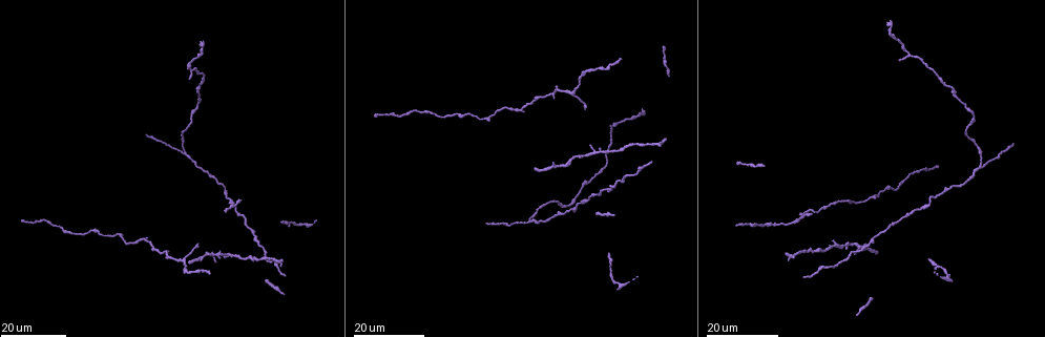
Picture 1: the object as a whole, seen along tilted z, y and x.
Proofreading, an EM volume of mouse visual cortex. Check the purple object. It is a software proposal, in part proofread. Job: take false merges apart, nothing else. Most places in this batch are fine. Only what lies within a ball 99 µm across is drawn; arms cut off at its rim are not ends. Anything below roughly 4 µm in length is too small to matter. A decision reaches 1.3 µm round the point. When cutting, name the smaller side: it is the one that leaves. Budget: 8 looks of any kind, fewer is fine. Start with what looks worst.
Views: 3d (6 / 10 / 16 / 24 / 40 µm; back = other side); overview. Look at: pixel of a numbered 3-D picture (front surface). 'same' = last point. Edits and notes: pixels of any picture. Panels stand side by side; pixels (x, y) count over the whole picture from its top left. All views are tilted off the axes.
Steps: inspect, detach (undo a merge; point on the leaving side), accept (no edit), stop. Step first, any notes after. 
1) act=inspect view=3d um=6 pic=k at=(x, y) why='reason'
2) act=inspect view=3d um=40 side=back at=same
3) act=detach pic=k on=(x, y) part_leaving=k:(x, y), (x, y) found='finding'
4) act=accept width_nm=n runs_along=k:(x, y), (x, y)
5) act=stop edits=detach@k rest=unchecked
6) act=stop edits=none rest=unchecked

act=inspect view=3d um=16 pic=1 at=(530, 223) why='three-way junction'

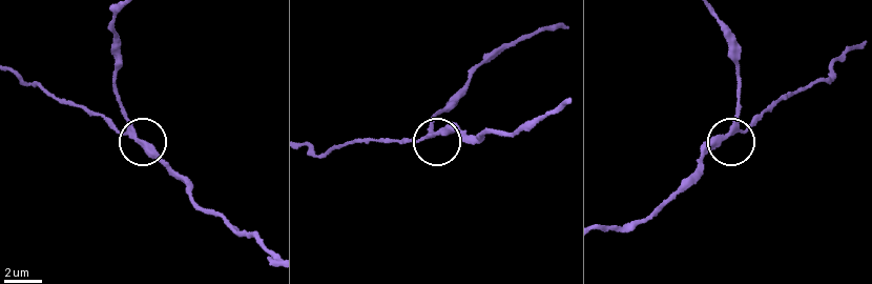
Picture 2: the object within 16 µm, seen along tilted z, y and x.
act=inspect view=3d um=10 pic=2 at=(739, 131)

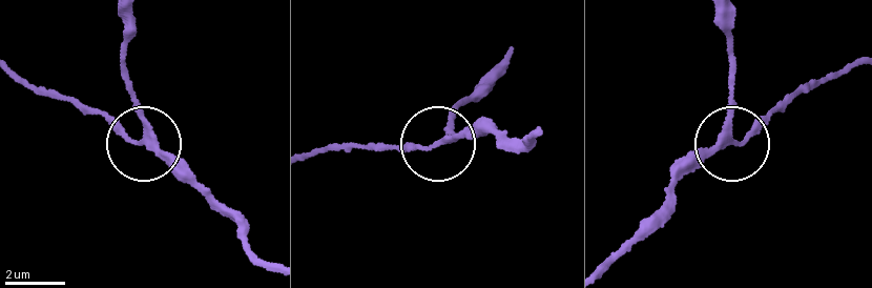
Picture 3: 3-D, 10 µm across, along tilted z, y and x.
act=accept runs_along=3:(273, 269), (253, 263), (236, 227), (169, 162), (77, 108) found='all the same neuron'

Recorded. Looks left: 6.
act=inspect view=3d um=16 pic=1 at=(182, 260)

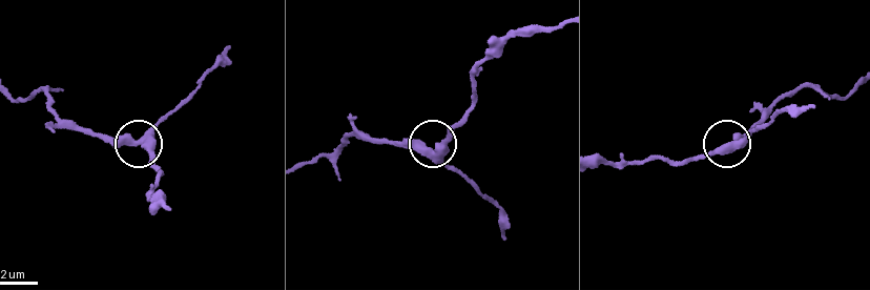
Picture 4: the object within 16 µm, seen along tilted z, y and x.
act=inspect view=3d um=6 pic=4 at=(433, 152) why='closer look'

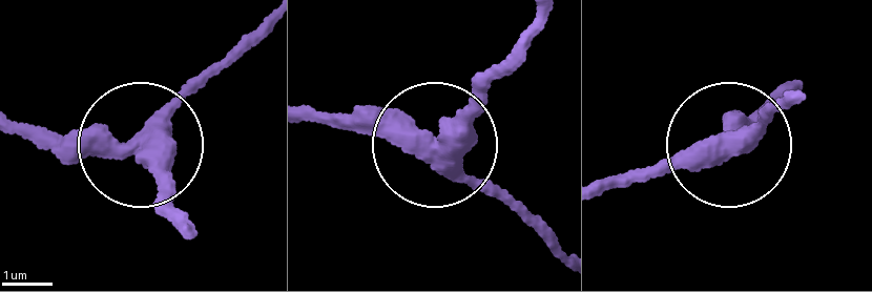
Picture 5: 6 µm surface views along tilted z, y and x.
act=accept found='one neuron here'

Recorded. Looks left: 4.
act=inspect view=3d um=16 pic=1 at=(847, 199) why='thick turns thin'

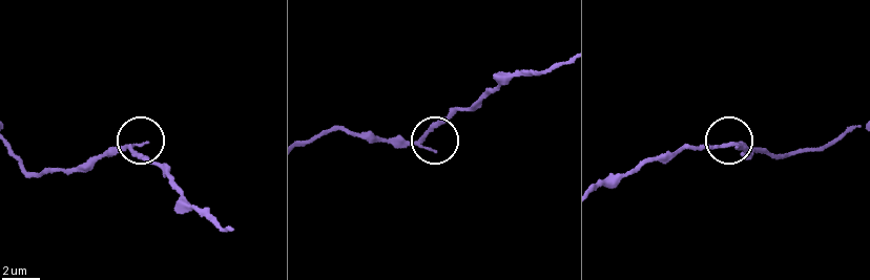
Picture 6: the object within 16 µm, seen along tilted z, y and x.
act=inspect view=3d um=10 pic=6 at=(418, 141)

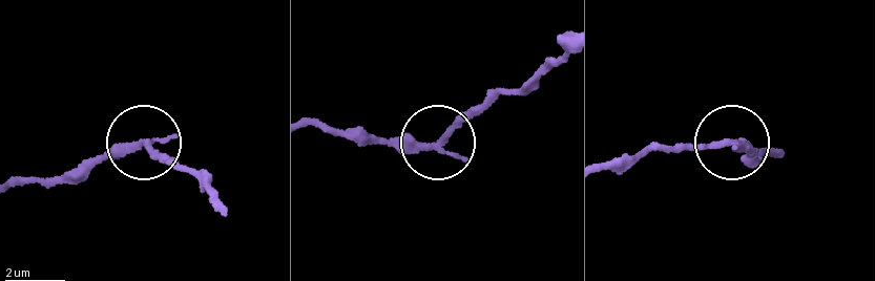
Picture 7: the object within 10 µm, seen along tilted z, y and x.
act=accept runs_along=7:(210, 200), (190, 175), (138, 141), (110, 151), (85, 173) found='one neuron here'

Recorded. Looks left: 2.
act=inspect view=3d um=16 pic=1 at=(226, 254) why='branch point'

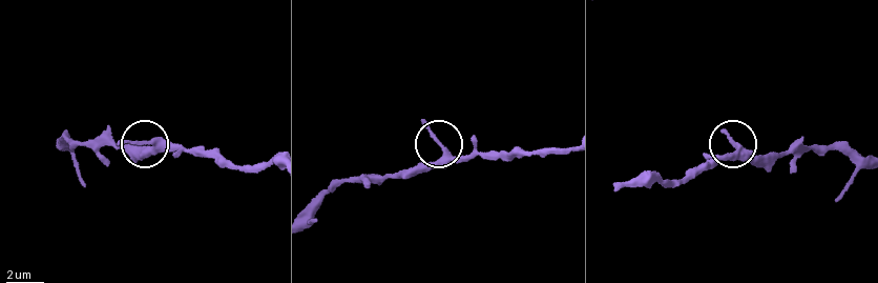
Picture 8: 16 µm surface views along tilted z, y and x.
act=inspect view=3d um=6 pic=8 at=(155, 142)

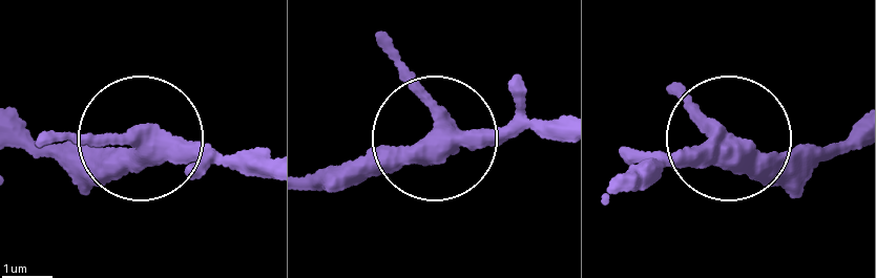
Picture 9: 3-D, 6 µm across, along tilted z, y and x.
act=accept side_arm_um=21 runs_along=9:(556, 125), (442, 127), (330, 183) found='continuous, no second neuron'

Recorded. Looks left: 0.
act=stop edits=none rest=unchecked

